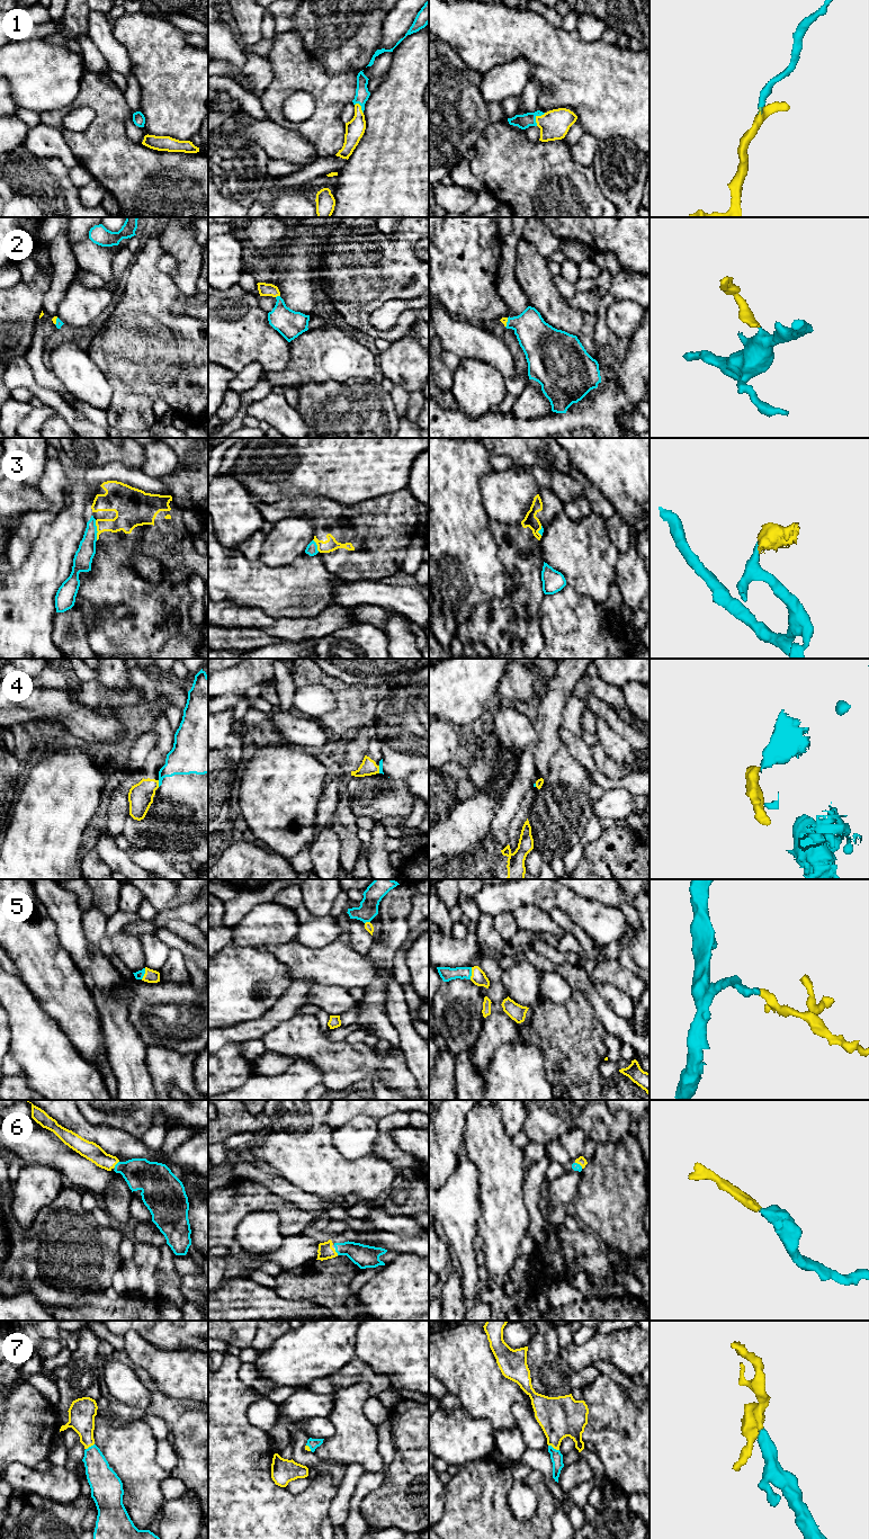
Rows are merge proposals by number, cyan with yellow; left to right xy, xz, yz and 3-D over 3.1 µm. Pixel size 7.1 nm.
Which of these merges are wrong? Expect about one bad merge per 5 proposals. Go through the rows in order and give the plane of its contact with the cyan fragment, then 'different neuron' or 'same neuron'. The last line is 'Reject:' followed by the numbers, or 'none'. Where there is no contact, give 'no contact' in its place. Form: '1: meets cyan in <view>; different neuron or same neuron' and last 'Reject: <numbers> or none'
1: meets cyan in yz; same neuron
2: meets cyan in xz; same neuron
3: meets cyan in xy; different neuron
4: meets cyan in xy; different neuron
5: meets cyan in yz; same neuron
6: meets cyan in xy; same neuron
7: meets cyan in yz; same neuron
Reject: 3, 4

